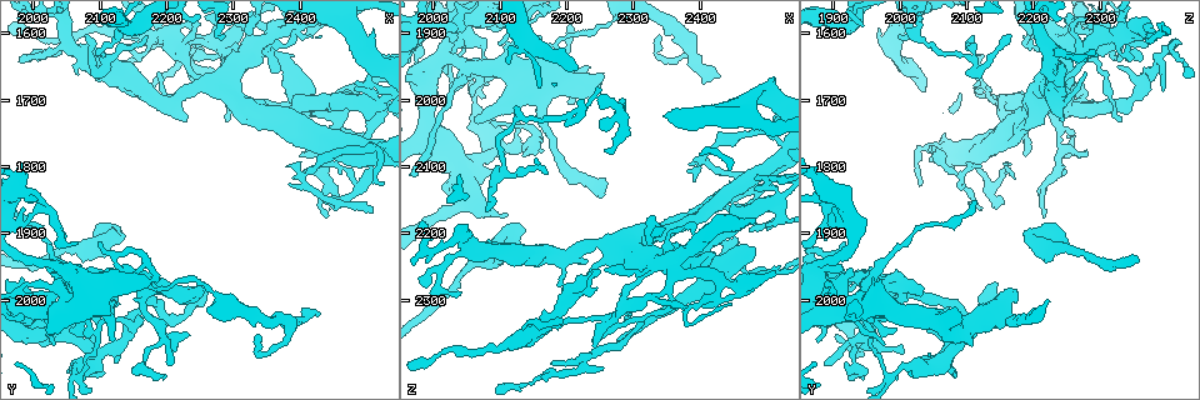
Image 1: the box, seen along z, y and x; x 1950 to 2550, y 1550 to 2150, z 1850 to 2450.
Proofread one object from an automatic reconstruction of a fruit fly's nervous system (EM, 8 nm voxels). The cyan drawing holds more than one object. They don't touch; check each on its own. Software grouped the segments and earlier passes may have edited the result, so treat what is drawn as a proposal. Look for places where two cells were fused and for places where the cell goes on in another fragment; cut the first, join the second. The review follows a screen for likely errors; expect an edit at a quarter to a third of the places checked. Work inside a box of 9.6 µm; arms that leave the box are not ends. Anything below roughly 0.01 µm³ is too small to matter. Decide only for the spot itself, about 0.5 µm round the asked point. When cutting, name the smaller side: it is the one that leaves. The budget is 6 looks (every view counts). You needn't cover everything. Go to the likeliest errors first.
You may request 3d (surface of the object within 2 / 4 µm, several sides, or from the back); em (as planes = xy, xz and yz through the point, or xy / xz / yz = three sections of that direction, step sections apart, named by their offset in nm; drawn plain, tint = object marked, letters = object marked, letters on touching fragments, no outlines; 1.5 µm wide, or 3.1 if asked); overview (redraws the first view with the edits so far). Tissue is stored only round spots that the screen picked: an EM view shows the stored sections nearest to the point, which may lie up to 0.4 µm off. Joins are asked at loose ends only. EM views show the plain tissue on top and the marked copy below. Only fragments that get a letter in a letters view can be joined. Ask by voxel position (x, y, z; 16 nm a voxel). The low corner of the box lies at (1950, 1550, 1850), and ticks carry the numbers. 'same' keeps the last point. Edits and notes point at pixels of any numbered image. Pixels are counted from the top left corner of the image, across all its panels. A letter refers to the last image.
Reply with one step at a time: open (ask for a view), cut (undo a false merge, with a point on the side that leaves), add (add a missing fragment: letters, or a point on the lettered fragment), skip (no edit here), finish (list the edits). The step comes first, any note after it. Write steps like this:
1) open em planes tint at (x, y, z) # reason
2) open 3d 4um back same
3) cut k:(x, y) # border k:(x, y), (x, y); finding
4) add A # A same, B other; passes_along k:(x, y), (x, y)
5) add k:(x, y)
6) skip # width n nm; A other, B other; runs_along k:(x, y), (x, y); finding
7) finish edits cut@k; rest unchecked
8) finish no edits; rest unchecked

open 3d 4um at (2510, 1705, 2155) # thin arm on a thick one

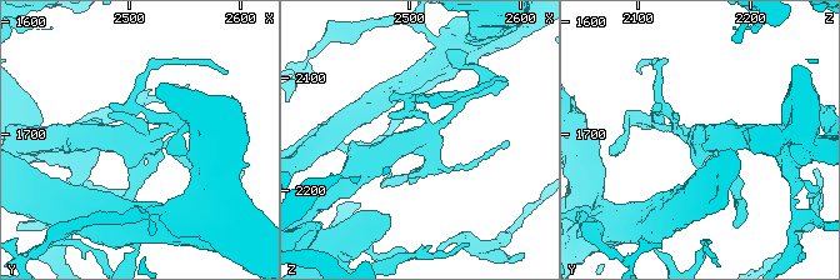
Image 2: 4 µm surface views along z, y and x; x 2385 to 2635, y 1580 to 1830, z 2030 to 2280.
open em xy step 4 tint at (2508, 1702, 2154) # need the tissue

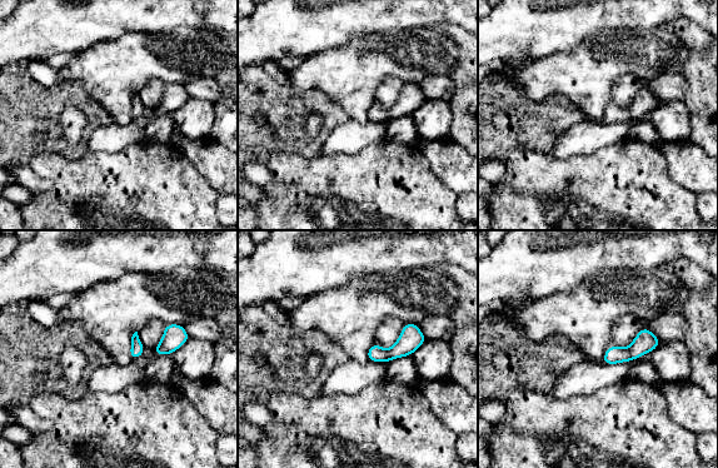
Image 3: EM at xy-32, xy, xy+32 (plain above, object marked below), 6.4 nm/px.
open em xz step 4 letters same # cut it another way

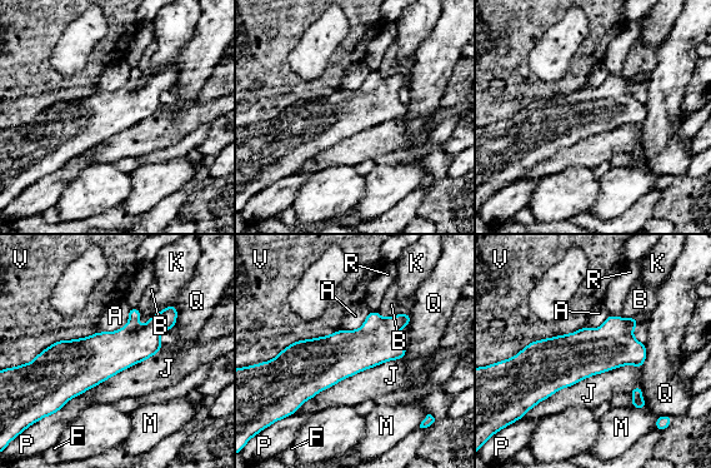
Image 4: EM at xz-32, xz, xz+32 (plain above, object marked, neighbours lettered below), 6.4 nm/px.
skip # A other, B other, F other, J other, K other, M other, P other, Q other, R other, V other; runs_along 4:(174, 312), (138, 344), (38, 361); continuous, no second cell

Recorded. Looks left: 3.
open 3d 2um at (2500, 1770, 2050) # arms part here

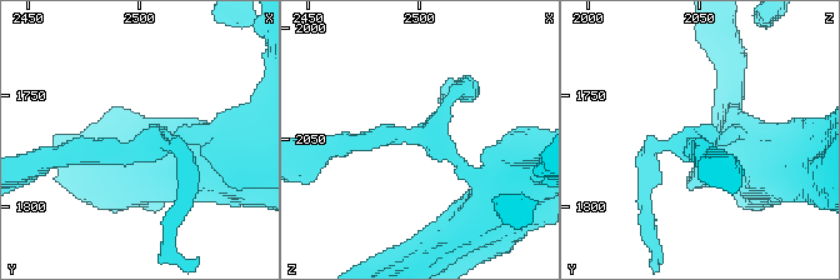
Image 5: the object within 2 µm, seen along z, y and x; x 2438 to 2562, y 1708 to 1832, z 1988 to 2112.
open em planes letters at (2503, 1773, 2047) # need the tissue

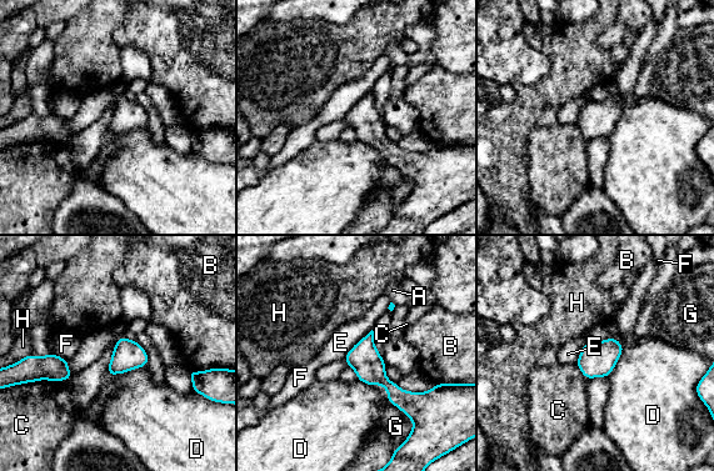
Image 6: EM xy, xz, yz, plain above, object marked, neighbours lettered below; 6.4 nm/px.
skip # width 190 nm; A other, B other, C other, D other, E other, F other, G other, H other; border 6:(372, 329), (341, 359); continuous, no second cell

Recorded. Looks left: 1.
finish no edits; rest unchecked

